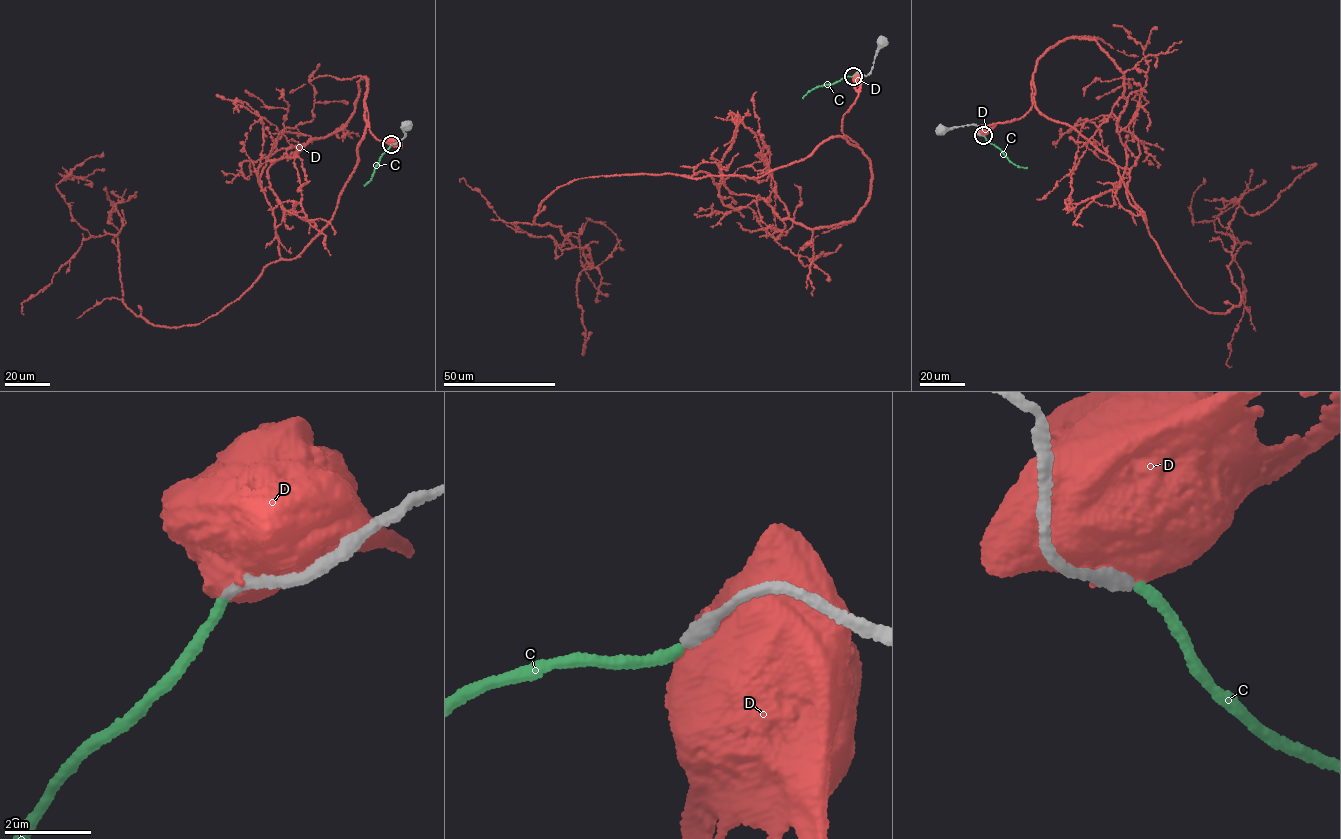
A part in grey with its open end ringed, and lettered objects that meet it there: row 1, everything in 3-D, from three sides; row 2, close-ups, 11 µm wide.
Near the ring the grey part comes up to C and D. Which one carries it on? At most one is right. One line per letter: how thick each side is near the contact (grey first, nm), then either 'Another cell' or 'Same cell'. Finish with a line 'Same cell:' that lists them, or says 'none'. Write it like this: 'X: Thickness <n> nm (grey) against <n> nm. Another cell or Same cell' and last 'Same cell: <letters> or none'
C: Thickness 300 nm (grey) against 240 nm. Same cell
D: Thickness 320 nm (grey) against 950 nm. Another cell
Same cell: C

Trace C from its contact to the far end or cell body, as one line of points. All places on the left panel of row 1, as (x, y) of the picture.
C: (391, 144), (364, 185)

